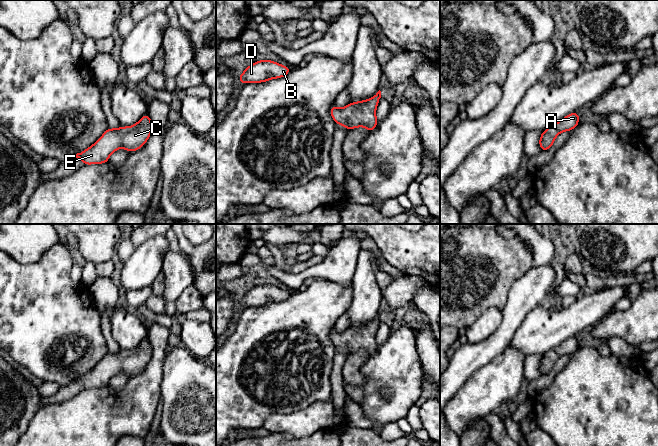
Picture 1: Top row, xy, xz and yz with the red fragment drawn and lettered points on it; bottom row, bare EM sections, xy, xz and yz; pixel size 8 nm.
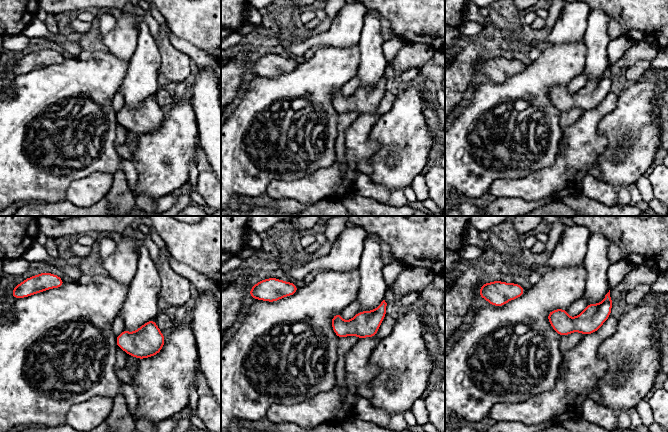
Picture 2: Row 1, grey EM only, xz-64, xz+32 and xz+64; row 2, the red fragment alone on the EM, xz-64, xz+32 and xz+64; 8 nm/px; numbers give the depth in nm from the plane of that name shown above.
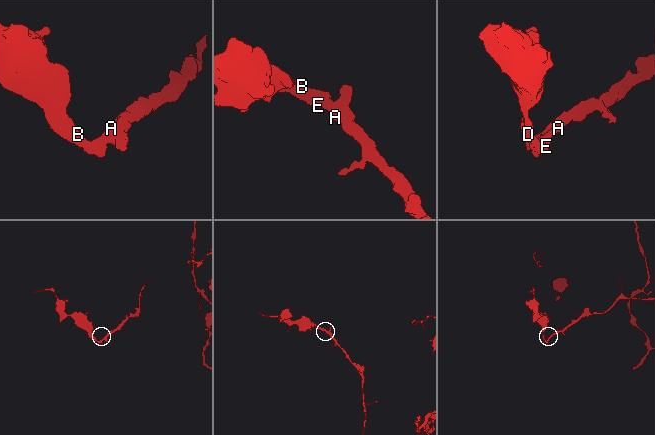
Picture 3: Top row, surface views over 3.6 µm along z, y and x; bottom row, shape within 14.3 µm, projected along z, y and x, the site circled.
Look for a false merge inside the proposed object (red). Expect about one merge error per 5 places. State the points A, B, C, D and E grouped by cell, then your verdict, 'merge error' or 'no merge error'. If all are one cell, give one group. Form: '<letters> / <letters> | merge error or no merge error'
A B C D E | no merge error

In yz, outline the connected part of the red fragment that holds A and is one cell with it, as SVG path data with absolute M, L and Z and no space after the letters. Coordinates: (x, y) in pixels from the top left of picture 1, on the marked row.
M572 112L560 121L551 125L549 128L545 129L539 139L541 151L549 150L559 133L575 129L579 122L579 113Z

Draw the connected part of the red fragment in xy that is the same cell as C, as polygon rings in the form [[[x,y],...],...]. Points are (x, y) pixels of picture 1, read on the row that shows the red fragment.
[[[146,113],[132,126],[108,128],[98,140],[74,158],[83,161],[84,165],[109,162],[109,156],[120,148],[134,152],[143,147],[152,134],[152,121]]]

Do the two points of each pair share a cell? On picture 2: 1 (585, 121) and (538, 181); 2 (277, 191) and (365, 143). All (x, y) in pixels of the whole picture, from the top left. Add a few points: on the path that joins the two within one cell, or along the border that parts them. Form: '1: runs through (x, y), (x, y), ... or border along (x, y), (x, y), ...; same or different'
1: runs through (583, 138), (583, 145), (555, 173); same
2: runs through (302, 189), (312, 189), (337, 180), (352, 168); same

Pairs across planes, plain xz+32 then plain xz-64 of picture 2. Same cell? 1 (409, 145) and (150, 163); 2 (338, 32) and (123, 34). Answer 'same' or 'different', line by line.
1: same
2: same

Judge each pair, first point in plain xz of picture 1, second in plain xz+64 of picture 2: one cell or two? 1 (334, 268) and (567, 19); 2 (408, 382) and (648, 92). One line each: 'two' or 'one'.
1: one
2: one

